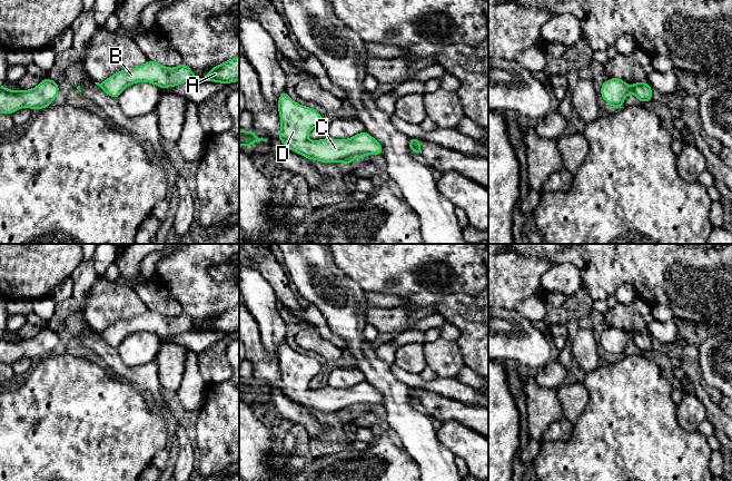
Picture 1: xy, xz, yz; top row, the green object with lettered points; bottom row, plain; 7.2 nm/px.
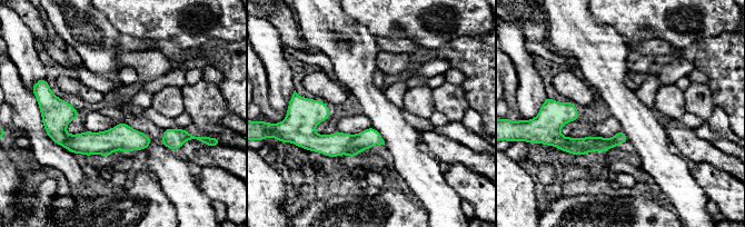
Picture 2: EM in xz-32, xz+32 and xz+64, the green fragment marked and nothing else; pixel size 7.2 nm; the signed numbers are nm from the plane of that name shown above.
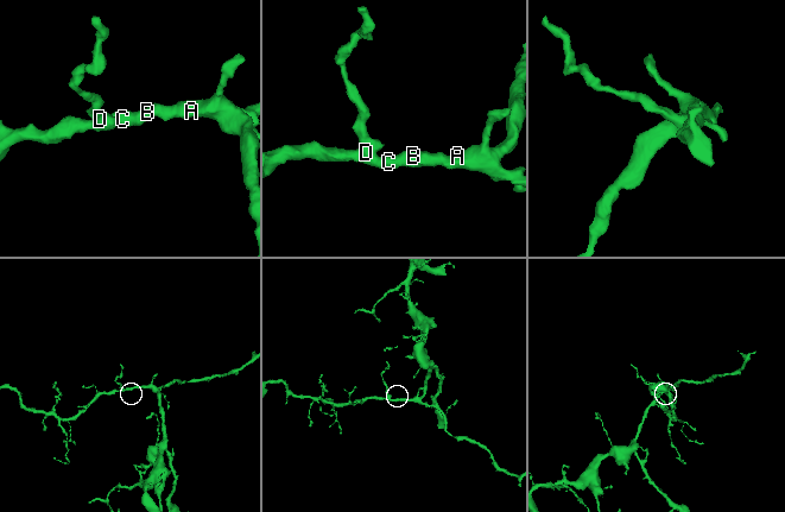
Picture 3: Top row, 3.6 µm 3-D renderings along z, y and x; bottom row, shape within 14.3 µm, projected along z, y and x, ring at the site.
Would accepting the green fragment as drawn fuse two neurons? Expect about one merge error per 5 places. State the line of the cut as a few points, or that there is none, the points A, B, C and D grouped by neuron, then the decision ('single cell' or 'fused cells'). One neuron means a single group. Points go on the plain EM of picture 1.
cut none; groups A B C D; single cell

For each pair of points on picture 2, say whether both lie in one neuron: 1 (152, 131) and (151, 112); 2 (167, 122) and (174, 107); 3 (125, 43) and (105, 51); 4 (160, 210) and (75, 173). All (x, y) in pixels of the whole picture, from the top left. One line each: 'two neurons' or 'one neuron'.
1: two neurons
2: two neurons
3: two neurons
4: two neurons

